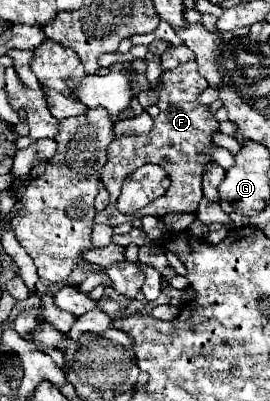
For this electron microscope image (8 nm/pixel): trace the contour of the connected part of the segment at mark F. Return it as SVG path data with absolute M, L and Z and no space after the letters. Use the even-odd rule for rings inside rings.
M183 62L173 70L165 70L161 74L161 96L159 96L159 116L153 118L153 128L147 134L133 134L115 138L109 146L109 160L101 170L101 180L111 196L109 206L103 212L97 212L95 222L117 226L121 222L129 222L135 216L121 214L117 210L117 198L123 186L123 180L133 174L137 168L145 164L157 164L165 168L171 178L171 186L167 194L157 202L157 218L163 218L169 212L195 212L199 206L201 194L201 176L203 166L211 162L201 150L211 146L211 134L219 128L215 116L209 112L207 106L197 104L197 96L209 86L197 72L197 62Z

